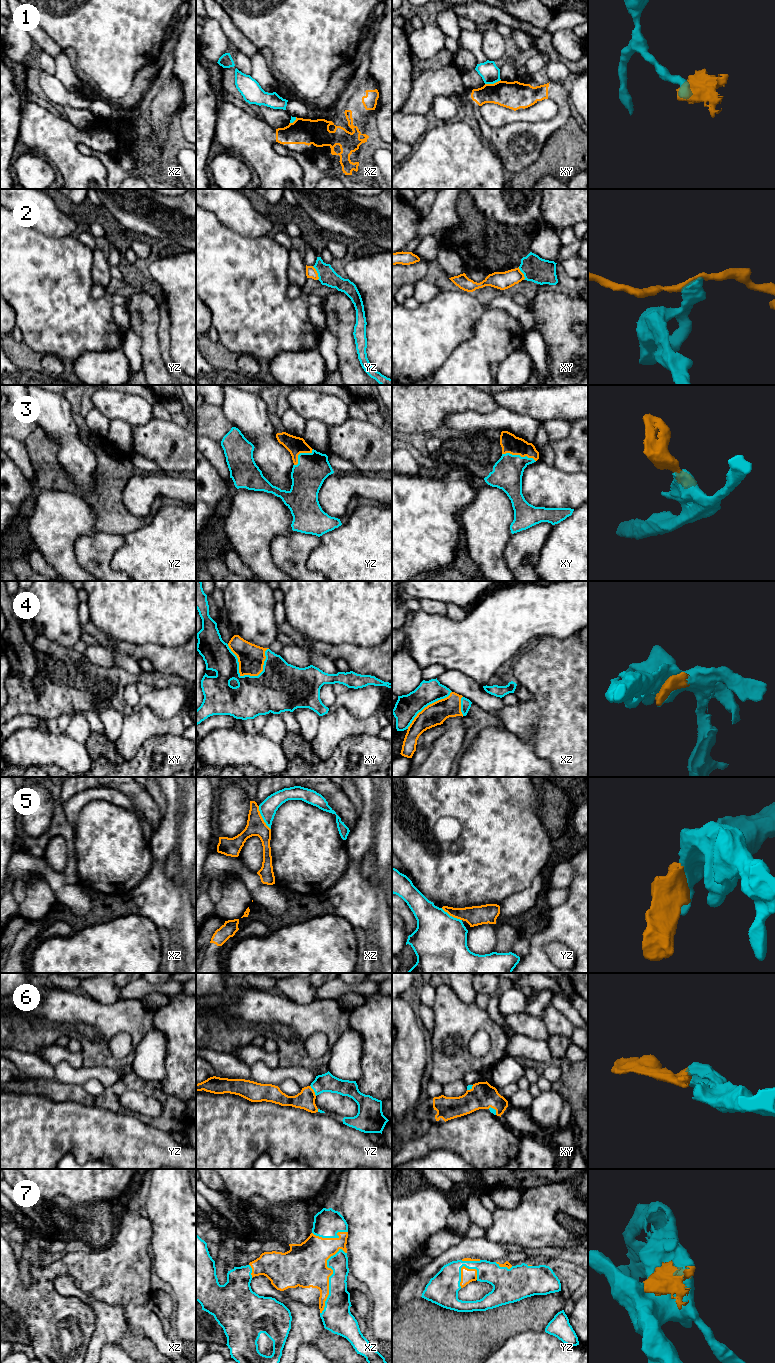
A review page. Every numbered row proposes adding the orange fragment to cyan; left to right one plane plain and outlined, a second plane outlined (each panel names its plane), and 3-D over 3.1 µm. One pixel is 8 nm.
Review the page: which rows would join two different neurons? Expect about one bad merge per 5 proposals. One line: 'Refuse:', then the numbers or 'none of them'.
Refuse: 1, 2, 5

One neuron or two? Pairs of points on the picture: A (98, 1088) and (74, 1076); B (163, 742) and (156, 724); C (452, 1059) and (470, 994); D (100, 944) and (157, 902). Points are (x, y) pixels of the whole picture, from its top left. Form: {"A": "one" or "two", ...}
{"A": "two", "B": "two", "C": "two", "D": "two"}

